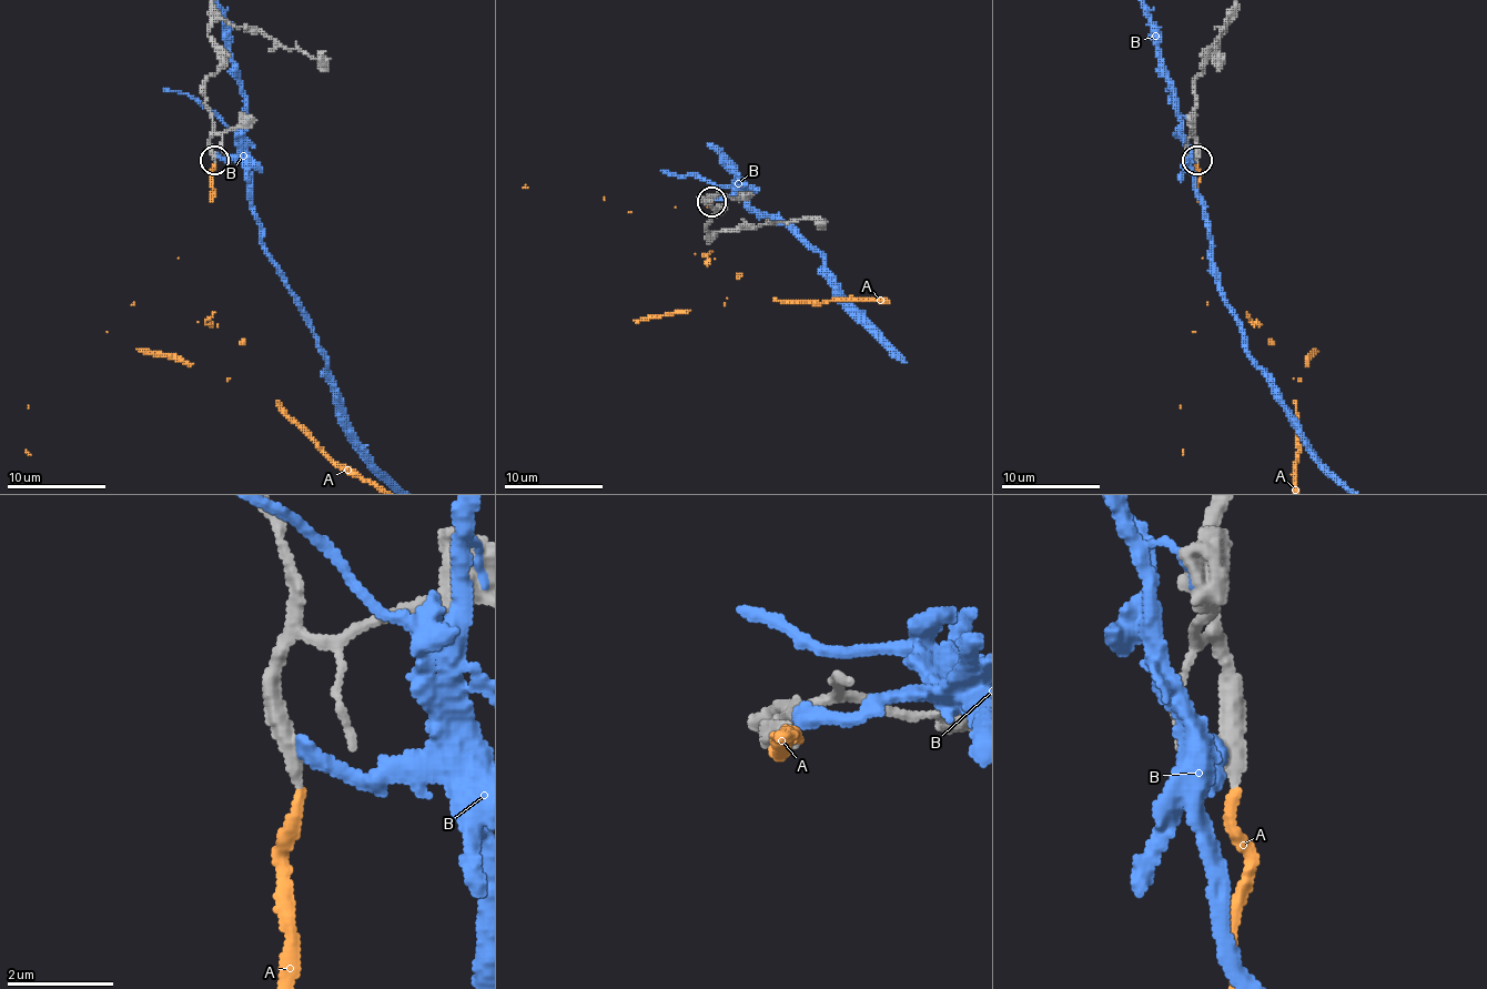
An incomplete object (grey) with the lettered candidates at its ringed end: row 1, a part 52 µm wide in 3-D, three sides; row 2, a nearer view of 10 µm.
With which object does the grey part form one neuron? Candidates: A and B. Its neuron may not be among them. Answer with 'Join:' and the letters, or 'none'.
Join: A

